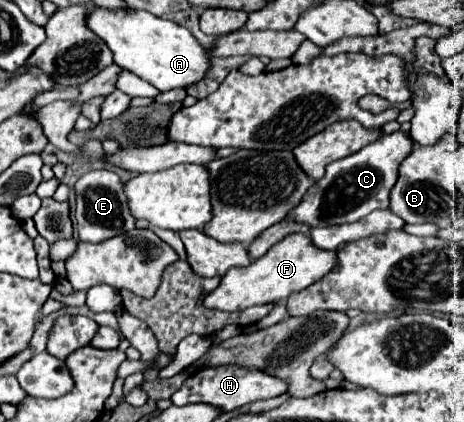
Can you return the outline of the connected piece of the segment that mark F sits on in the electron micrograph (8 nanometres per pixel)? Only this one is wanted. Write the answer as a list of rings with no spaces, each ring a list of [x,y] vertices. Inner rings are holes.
[[[292,233],[284,237],[280,243],[276,243],[264,257],[252,261],[248,267],[228,269],[218,289],[214,289],[204,297],[204,305],[220,311],[242,311],[254,305],[278,303],[286,299],[292,291],[302,291],[304,287],[310,287],[314,281],[328,275],[336,265],[338,265],[336,251],[316,249],[316,245],[312,245],[308,235]]]

